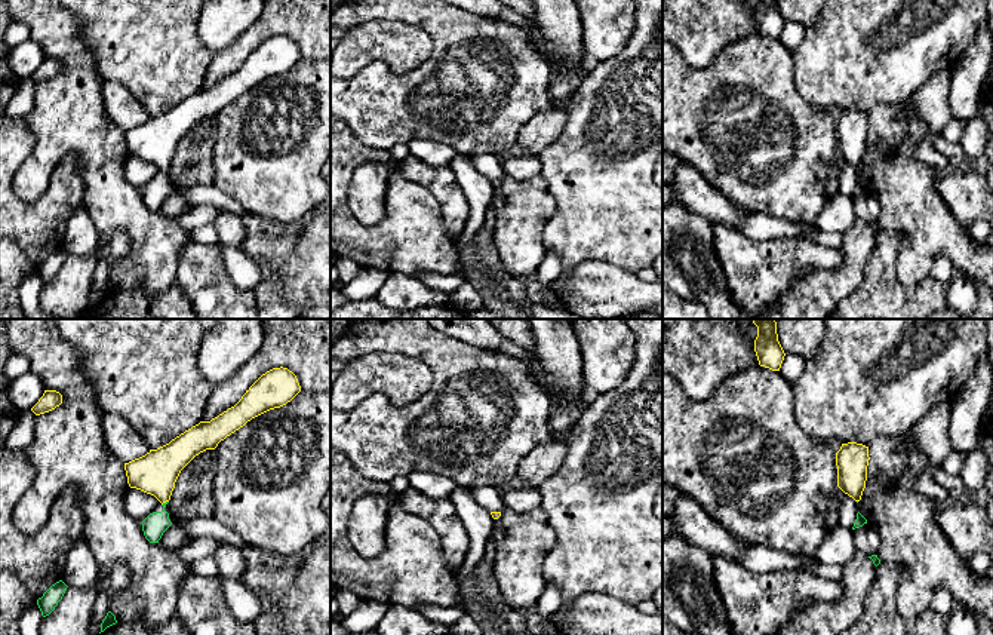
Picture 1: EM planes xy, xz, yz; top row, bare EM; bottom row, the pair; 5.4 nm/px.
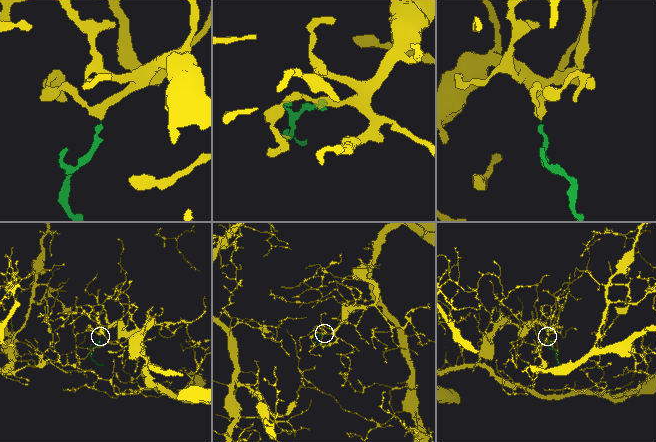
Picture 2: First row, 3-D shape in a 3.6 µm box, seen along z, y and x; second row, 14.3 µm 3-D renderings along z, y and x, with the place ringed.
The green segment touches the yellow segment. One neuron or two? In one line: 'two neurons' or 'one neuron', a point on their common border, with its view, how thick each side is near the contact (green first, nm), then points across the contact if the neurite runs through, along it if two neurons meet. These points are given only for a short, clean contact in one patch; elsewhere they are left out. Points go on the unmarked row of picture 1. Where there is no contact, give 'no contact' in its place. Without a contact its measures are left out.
one neuron | xy (166, 169) | 120/240 nm | across xy (157, 190), (163, 184), (166, 169), (156, 140)

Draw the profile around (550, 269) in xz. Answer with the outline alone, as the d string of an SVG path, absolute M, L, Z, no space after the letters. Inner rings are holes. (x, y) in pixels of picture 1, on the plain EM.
M553 251L545 255L541 266L535 272L535 282L548 288L562 273L560 255Z

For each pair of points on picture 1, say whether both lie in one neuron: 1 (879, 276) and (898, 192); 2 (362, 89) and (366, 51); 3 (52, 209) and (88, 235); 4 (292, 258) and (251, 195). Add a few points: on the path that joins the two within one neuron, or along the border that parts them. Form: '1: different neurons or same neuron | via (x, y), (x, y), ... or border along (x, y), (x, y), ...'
1: different neurons | border along (881, 229), (897, 232), (901, 236), (897, 266)
2: different neurons | border along (399, 73), (374, 60), (346, 79)
3: different neurons | border along (83, 204), (68, 220), (61, 247)
4: different neurons | border along (248, 211), (277, 221), (301, 218)

